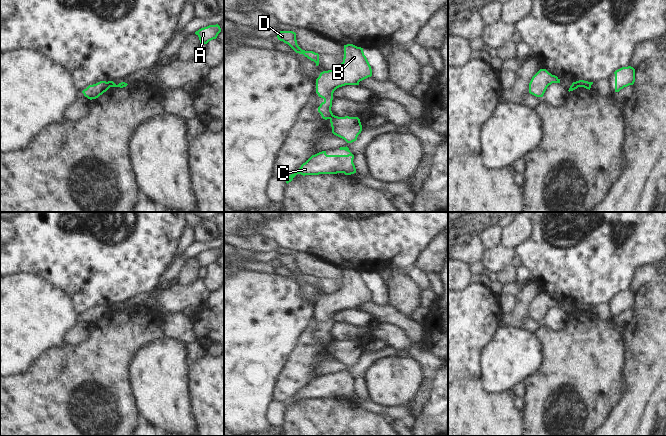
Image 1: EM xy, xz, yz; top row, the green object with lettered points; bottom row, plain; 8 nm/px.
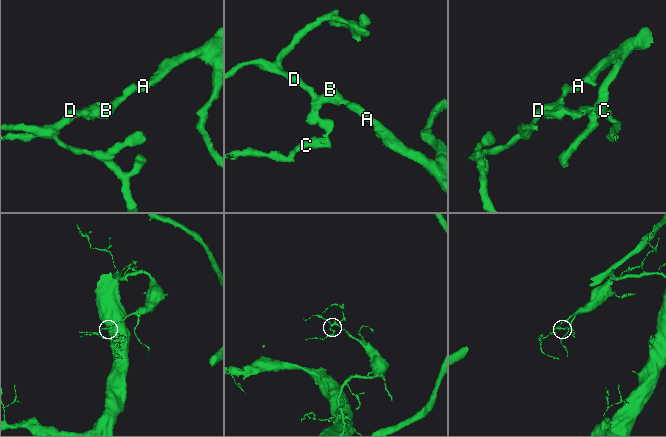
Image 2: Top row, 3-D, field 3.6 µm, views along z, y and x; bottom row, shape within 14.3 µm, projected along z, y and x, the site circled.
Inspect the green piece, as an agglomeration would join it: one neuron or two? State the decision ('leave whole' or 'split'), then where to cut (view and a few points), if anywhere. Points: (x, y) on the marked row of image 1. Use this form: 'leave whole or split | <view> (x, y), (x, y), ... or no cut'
split | xy (107, 82), (110, 86)

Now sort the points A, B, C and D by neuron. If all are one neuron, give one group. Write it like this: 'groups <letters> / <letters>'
groups A B D / C

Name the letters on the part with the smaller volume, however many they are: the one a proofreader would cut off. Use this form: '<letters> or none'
C

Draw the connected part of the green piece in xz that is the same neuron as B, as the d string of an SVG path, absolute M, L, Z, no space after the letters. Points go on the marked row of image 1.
M353 44L344 45L344 58L341 65L333 70L323 71L316 79L316 93L324 101L318 107L322 118L333 116L331 111L334 91L345 85L359 85L359 82L372 76L371 66L363 48Z

